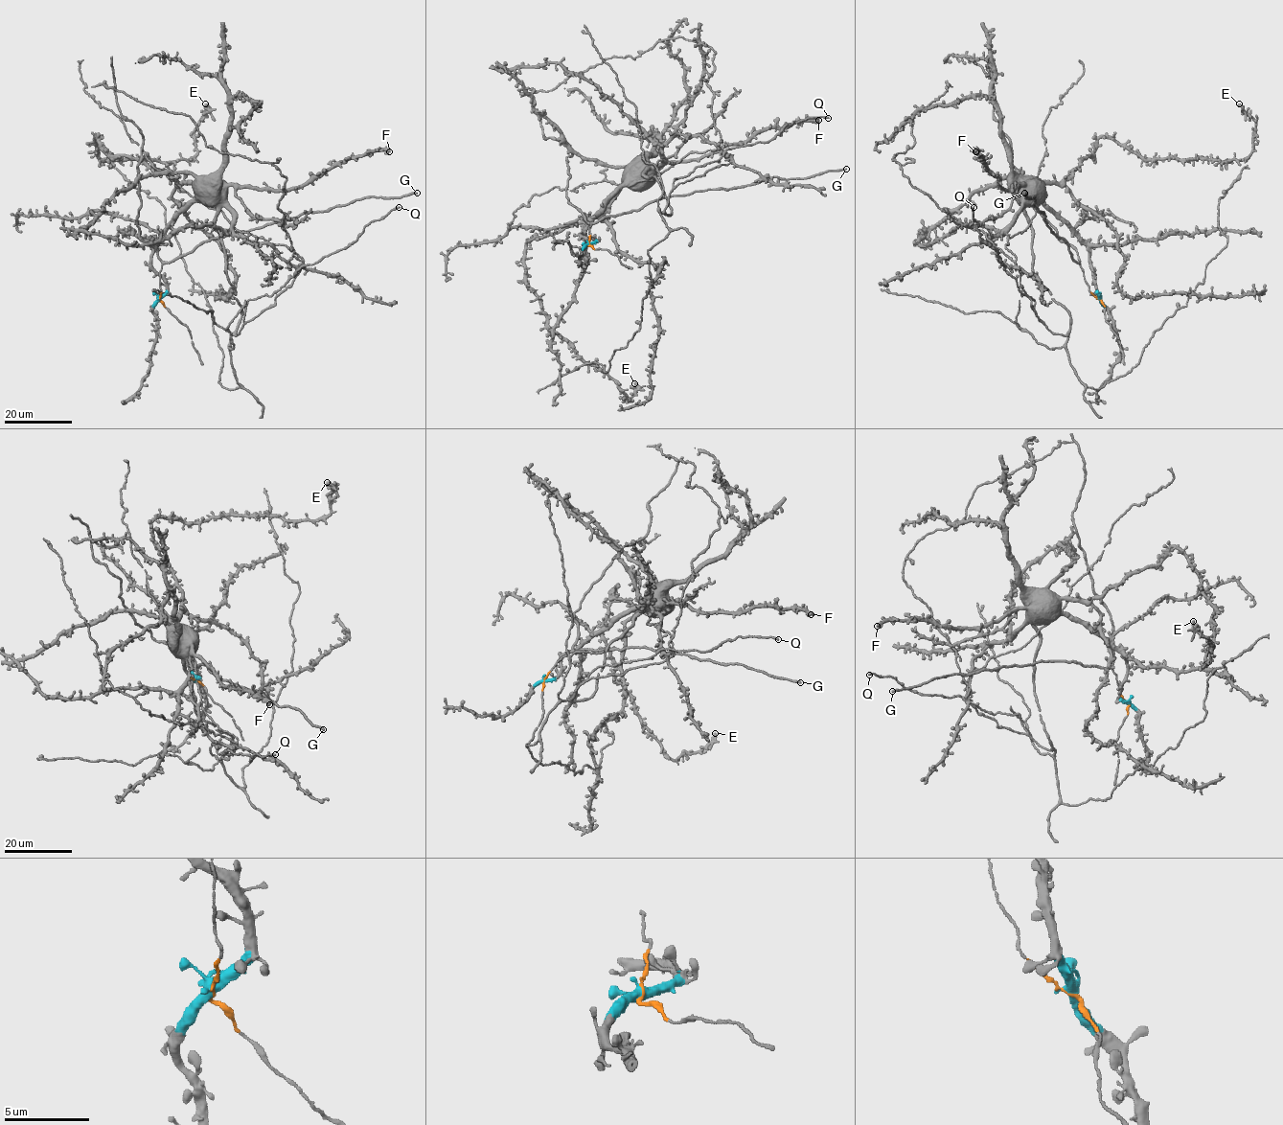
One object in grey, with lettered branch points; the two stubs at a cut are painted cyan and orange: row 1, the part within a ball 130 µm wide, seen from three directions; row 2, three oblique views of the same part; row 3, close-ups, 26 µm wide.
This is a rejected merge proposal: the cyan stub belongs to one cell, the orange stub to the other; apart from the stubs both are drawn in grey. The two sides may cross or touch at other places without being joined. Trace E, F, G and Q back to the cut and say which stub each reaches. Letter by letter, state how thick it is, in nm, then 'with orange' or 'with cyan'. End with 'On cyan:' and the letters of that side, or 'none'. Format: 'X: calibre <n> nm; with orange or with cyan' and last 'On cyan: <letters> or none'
E: calibre 360 nm; with cyan
F: calibre 280 nm; with cyan
G: calibre 280 nm; with orange
Q: calibre 200 nm; with cyan
On cyan: E, F, Q

